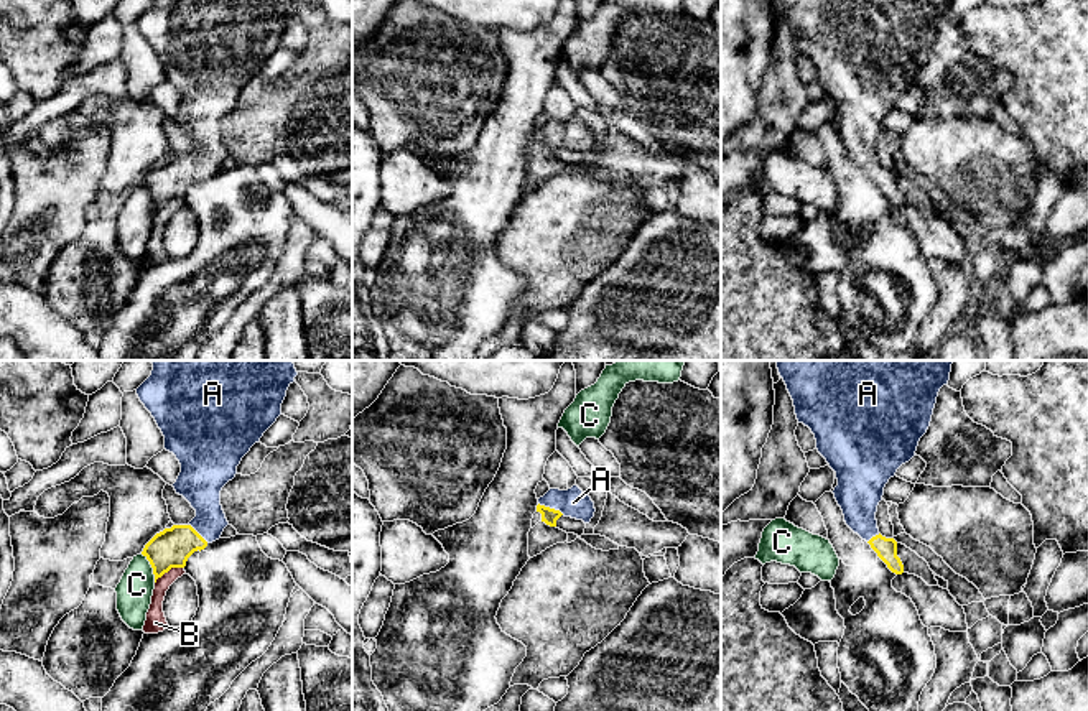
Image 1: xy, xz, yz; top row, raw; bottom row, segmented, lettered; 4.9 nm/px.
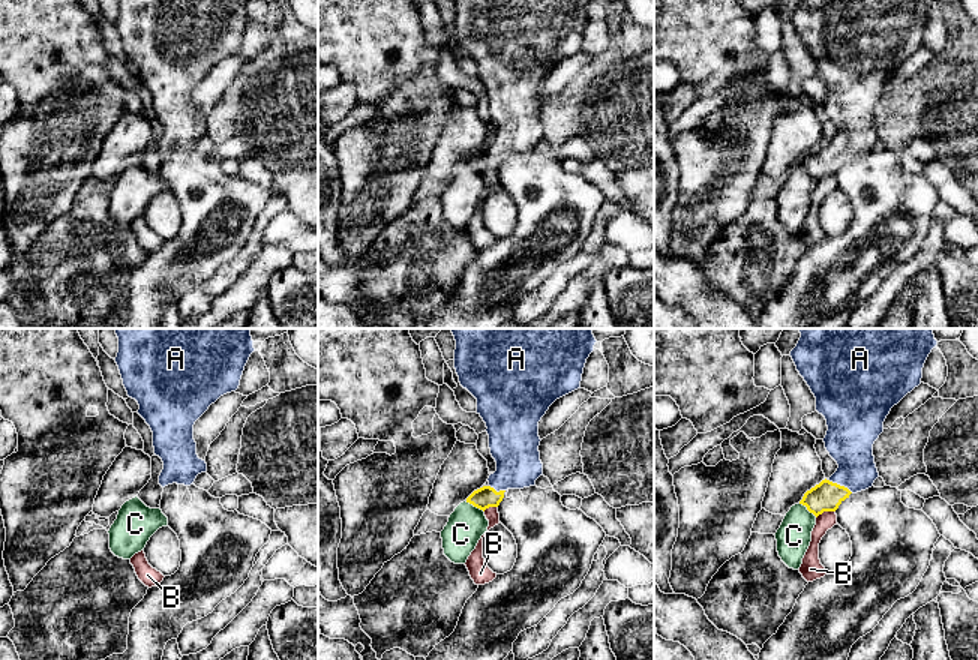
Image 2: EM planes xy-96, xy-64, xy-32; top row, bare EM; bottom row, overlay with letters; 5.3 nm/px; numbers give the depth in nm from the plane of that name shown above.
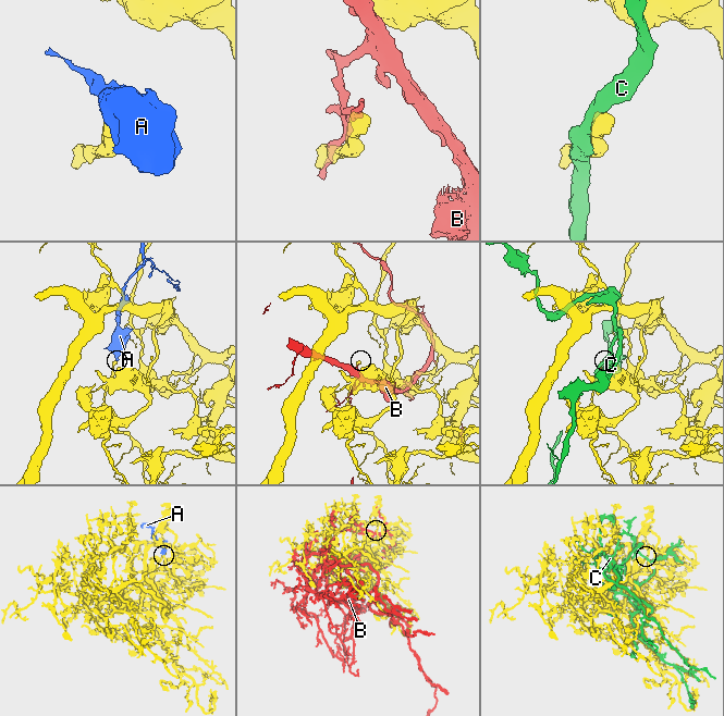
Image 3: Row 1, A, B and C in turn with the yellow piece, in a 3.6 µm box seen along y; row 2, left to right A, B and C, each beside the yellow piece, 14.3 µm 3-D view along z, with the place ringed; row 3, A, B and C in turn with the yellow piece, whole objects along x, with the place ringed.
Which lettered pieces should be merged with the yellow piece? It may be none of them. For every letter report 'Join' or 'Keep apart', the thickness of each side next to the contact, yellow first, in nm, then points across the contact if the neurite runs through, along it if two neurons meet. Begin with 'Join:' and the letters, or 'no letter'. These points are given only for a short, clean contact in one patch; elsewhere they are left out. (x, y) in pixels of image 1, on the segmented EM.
Join: A
A: Join. Thickness 80 nm (yellow) against 140 nm. Path across: xz (548, 515), (552, 509), (558, 502), (573, 502)
B: Keep apart. Thickness 190 nm (yellow) against 100 nm
C: Keep apart. Thickness 190 nm (yellow) against 180 nm

